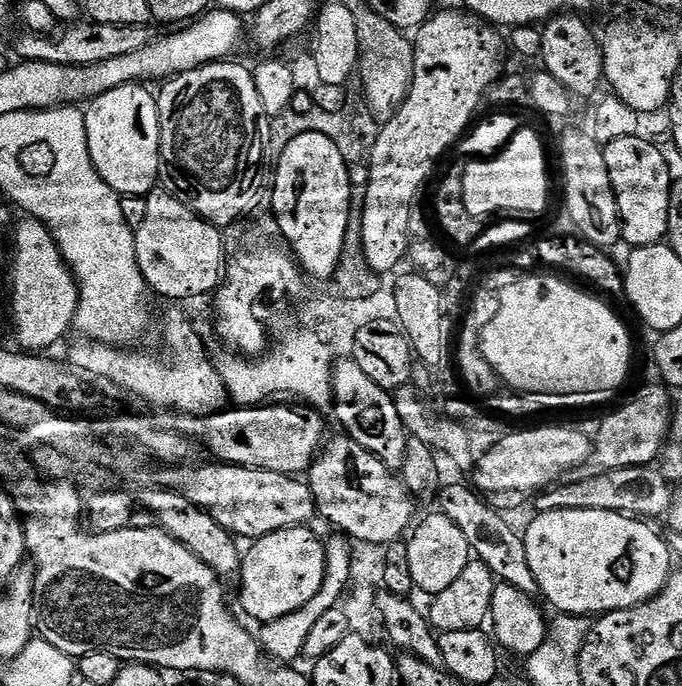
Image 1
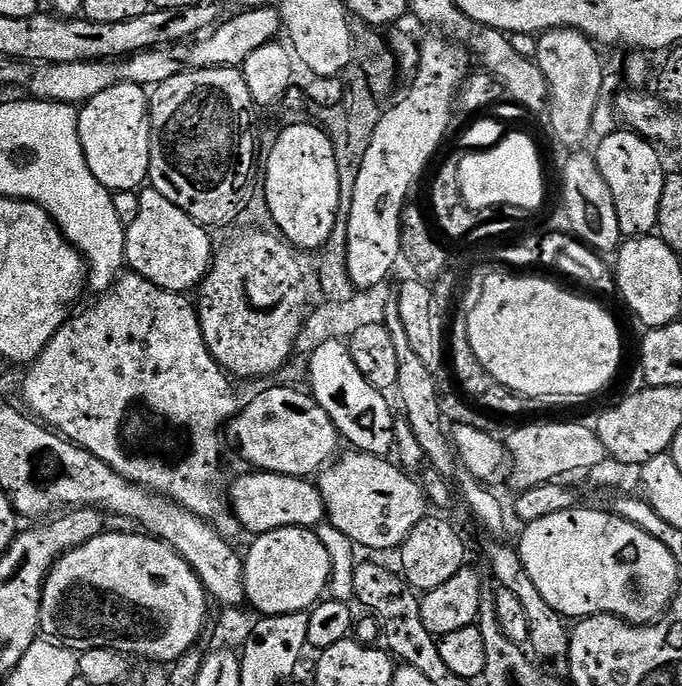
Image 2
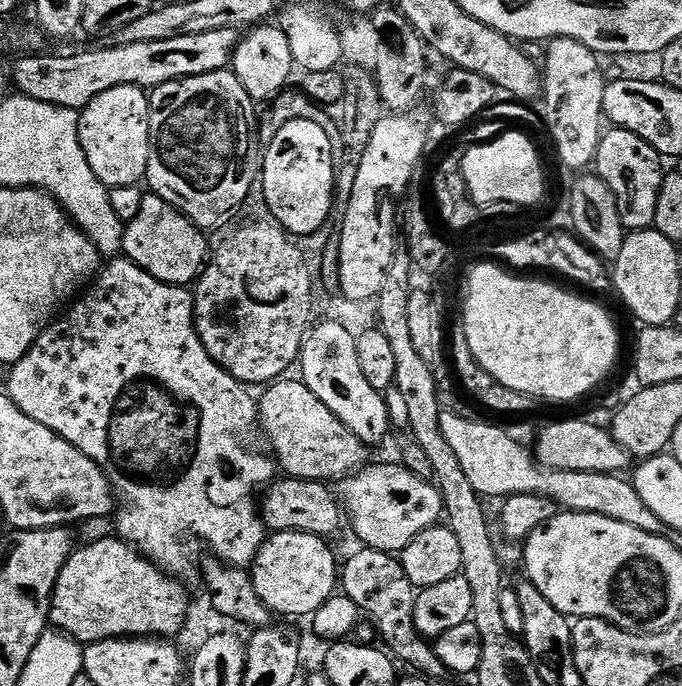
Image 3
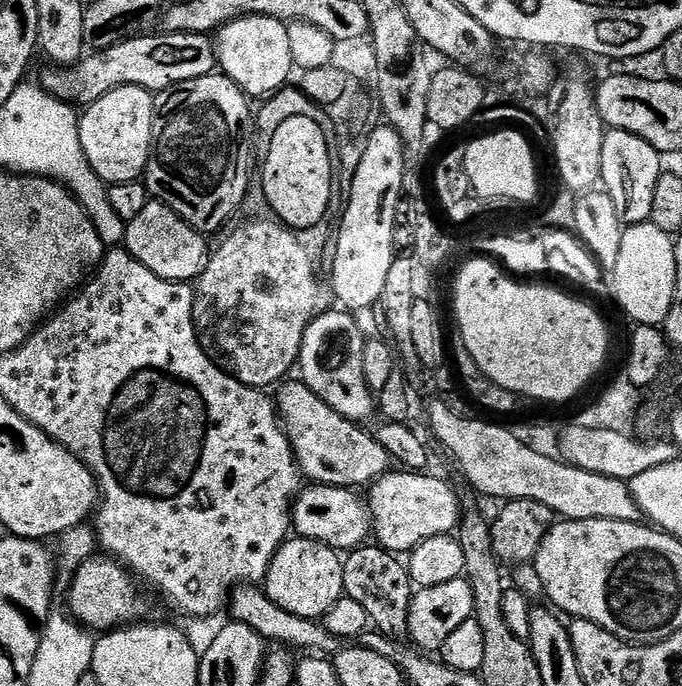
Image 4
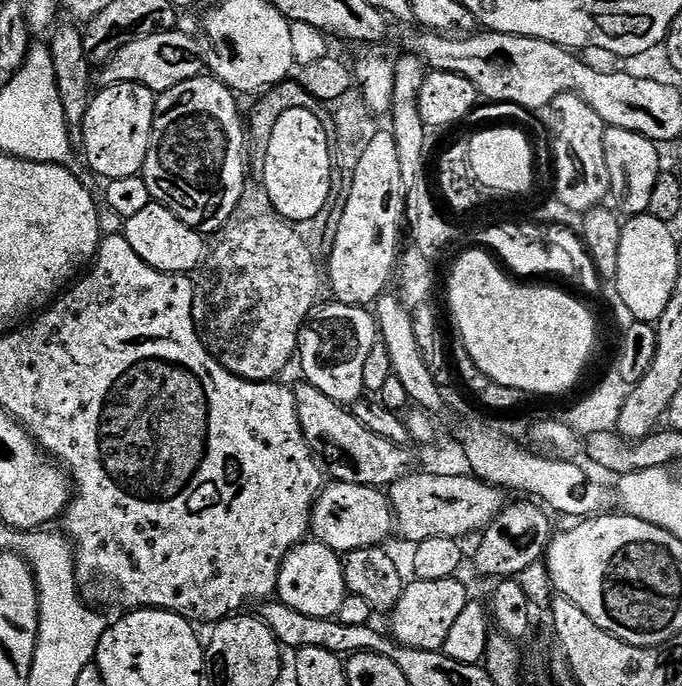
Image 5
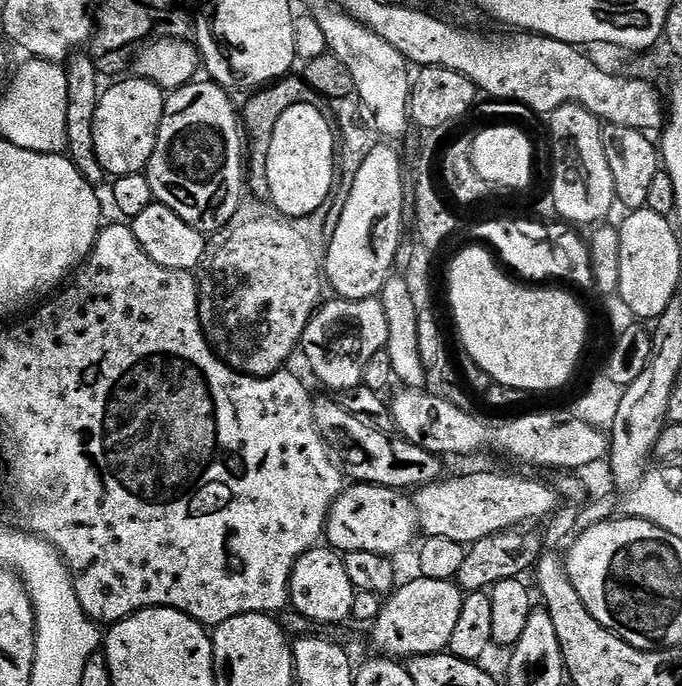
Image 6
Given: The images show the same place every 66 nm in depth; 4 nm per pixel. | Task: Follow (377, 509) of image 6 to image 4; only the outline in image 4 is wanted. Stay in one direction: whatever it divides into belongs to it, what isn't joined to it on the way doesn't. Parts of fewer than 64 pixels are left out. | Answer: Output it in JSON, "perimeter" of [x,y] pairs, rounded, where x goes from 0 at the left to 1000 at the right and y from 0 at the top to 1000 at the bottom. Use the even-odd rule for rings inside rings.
{"perimeter":[[[453,704],[441,710],[428,730],[427,762],[431,765],[431,776],[435,783],[449,787],[465,787],[468,793],[477,793],[494,802],[518,802],[529,797],[534,787],[541,786],[547,774],[545,754],[540,751],[540,738],[532,727],[522,724],[523,719],[513,711],[491,711],[482,706]]]}

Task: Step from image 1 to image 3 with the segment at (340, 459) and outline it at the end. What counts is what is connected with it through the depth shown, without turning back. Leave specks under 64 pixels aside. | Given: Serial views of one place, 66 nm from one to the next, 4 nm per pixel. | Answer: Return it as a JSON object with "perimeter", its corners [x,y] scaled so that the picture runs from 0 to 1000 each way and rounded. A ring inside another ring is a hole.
{"perimeter":[[[541,675],[496,706],[503,751],[509,762],[510,758],[516,762],[528,793],[573,808],[587,808],[619,774],[644,765],[652,751],[650,726],[638,704],[620,701],[595,681],[581,676]]]}

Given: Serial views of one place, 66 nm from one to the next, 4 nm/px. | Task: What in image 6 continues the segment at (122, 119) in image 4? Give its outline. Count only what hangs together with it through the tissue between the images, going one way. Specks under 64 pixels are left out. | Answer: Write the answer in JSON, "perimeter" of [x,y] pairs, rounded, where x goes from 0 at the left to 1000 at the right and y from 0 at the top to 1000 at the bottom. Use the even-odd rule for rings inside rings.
{"perimeter":[[[192,114],[194,117],[172,115],[148,133],[135,168],[135,213],[141,236],[148,252],[160,251],[160,258],[198,257],[210,252],[217,242],[217,232],[226,219],[229,185],[235,182],[235,165],[240,160],[242,136],[229,122],[217,117]]]}

